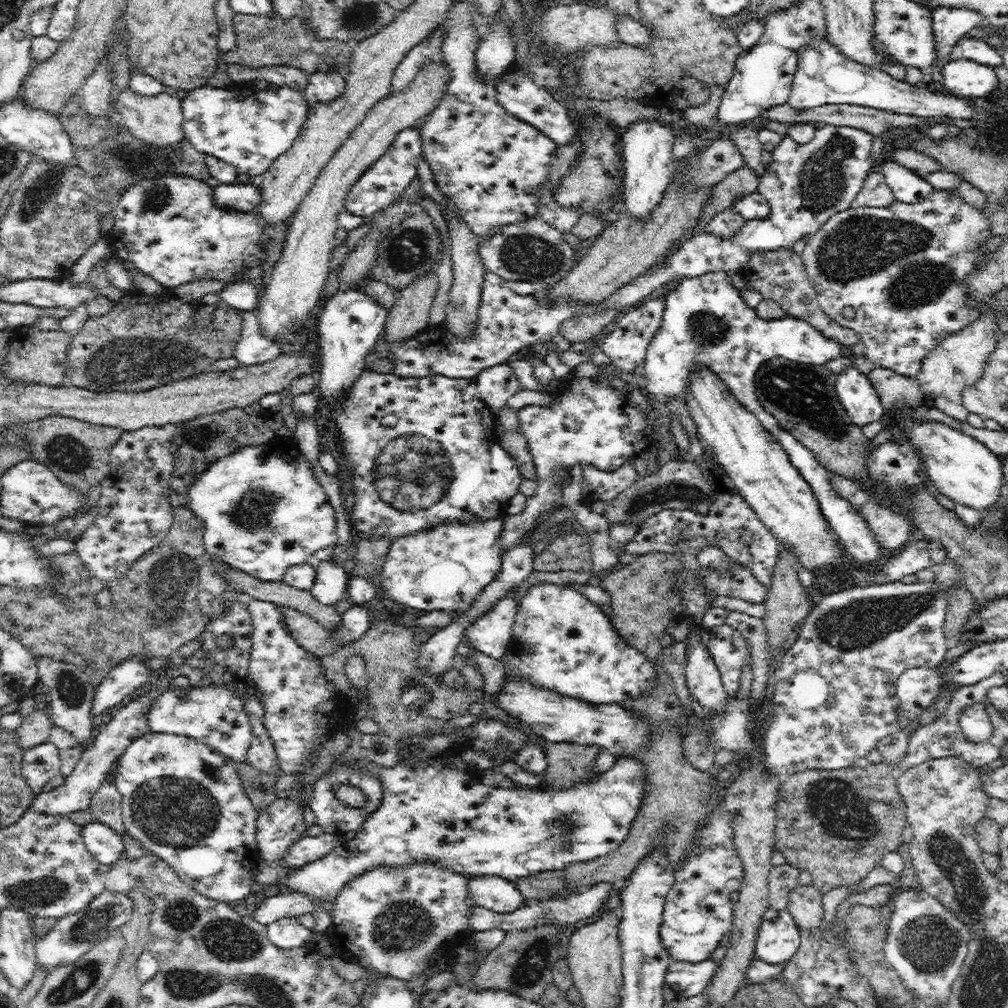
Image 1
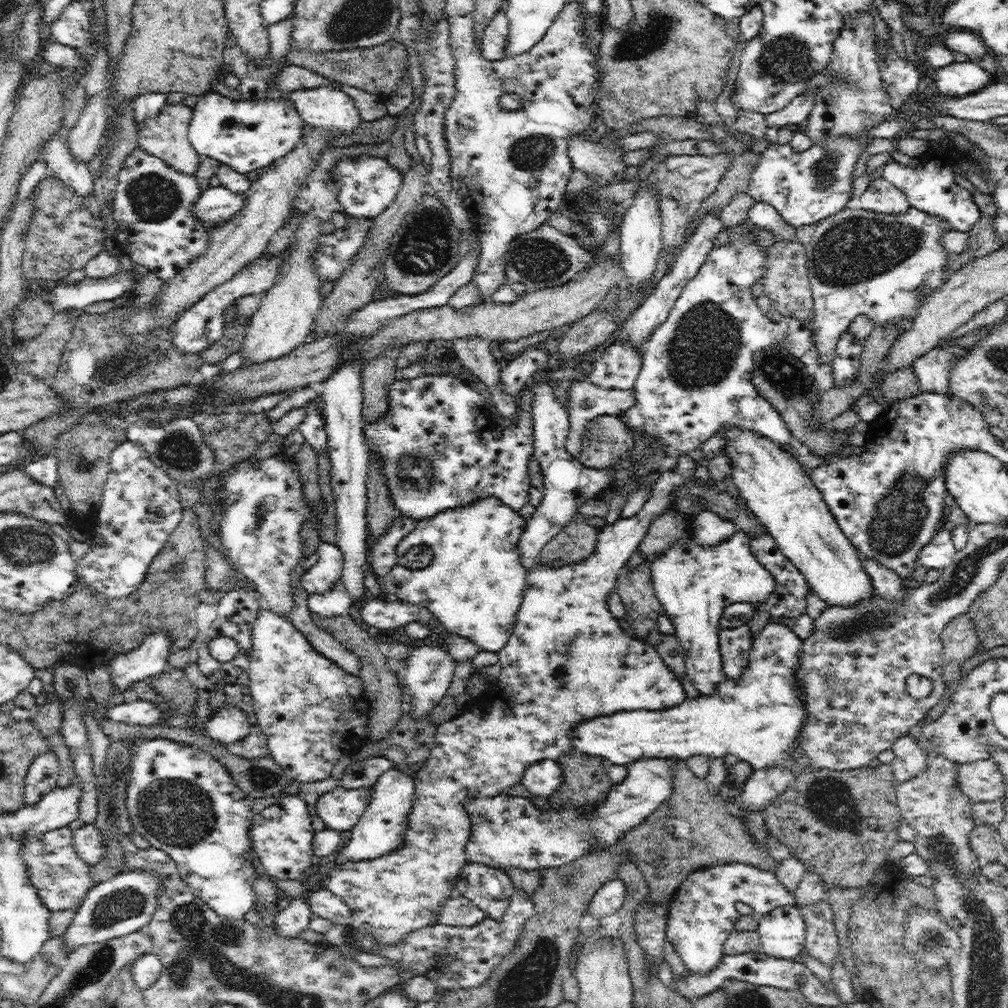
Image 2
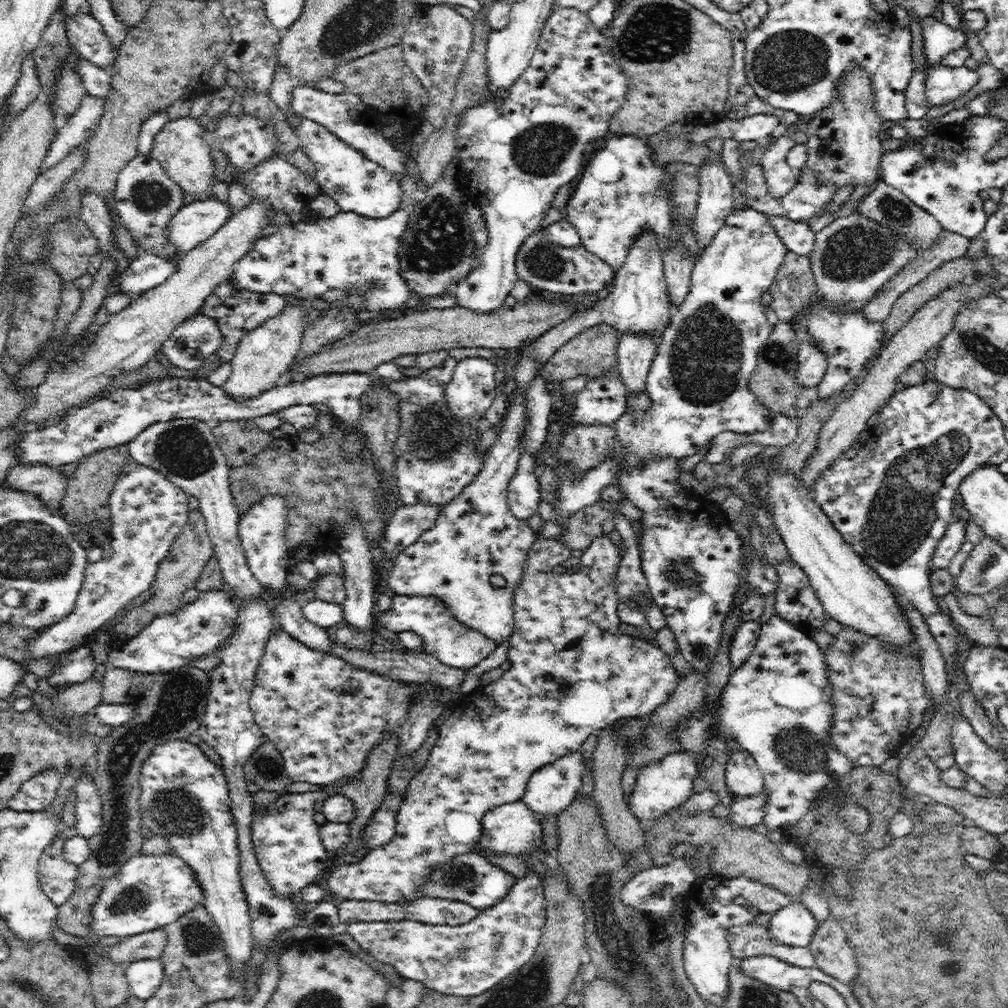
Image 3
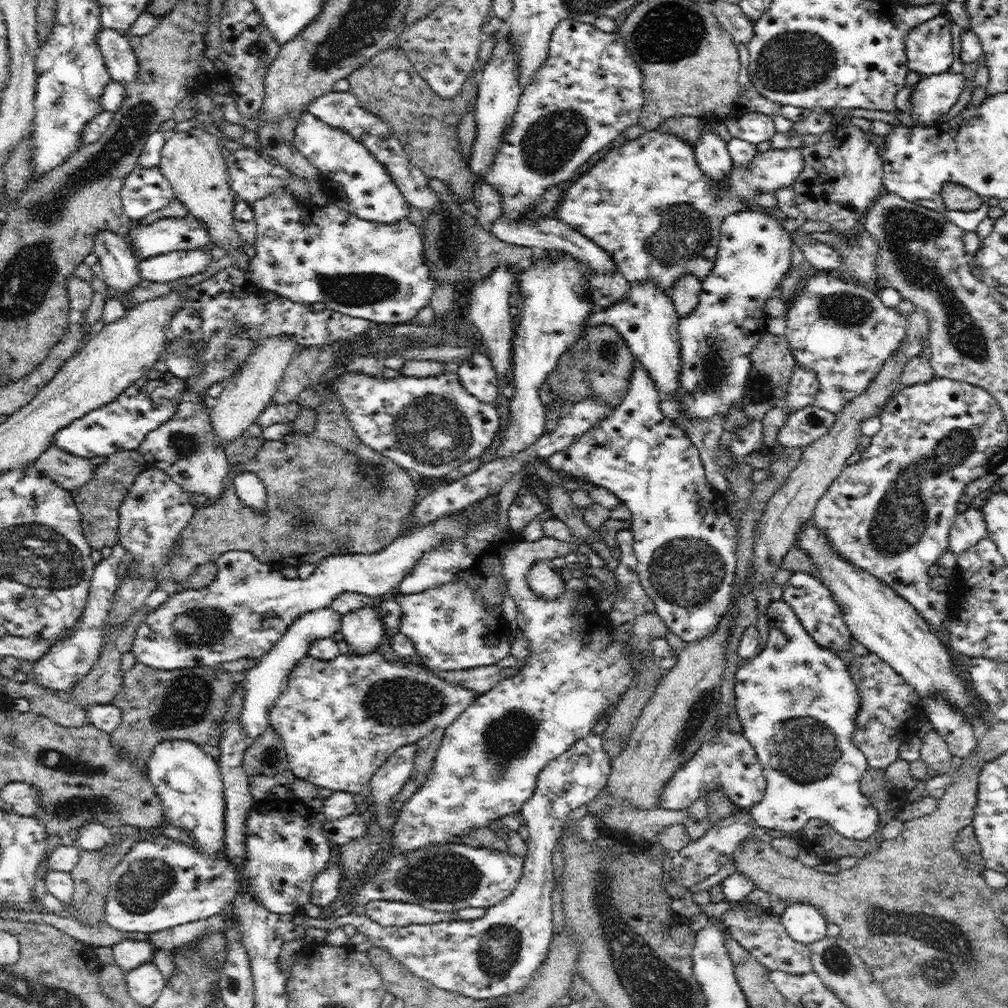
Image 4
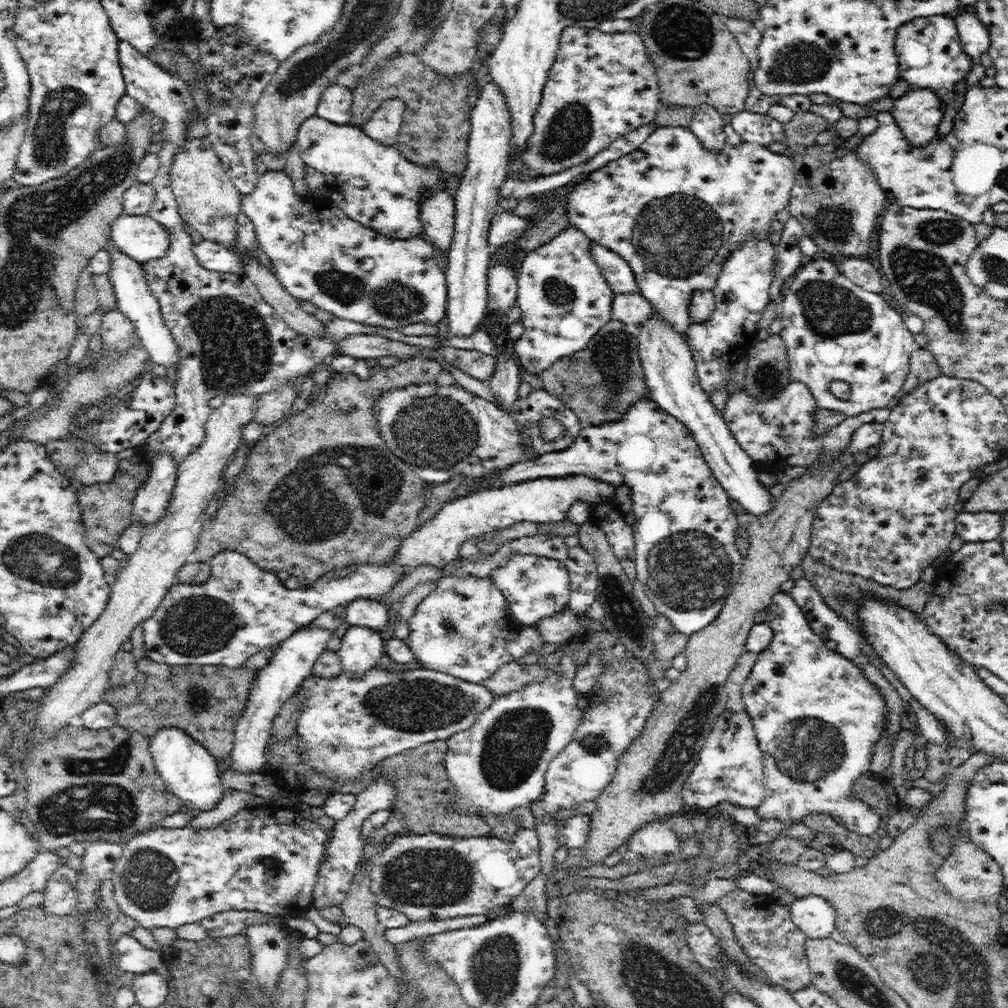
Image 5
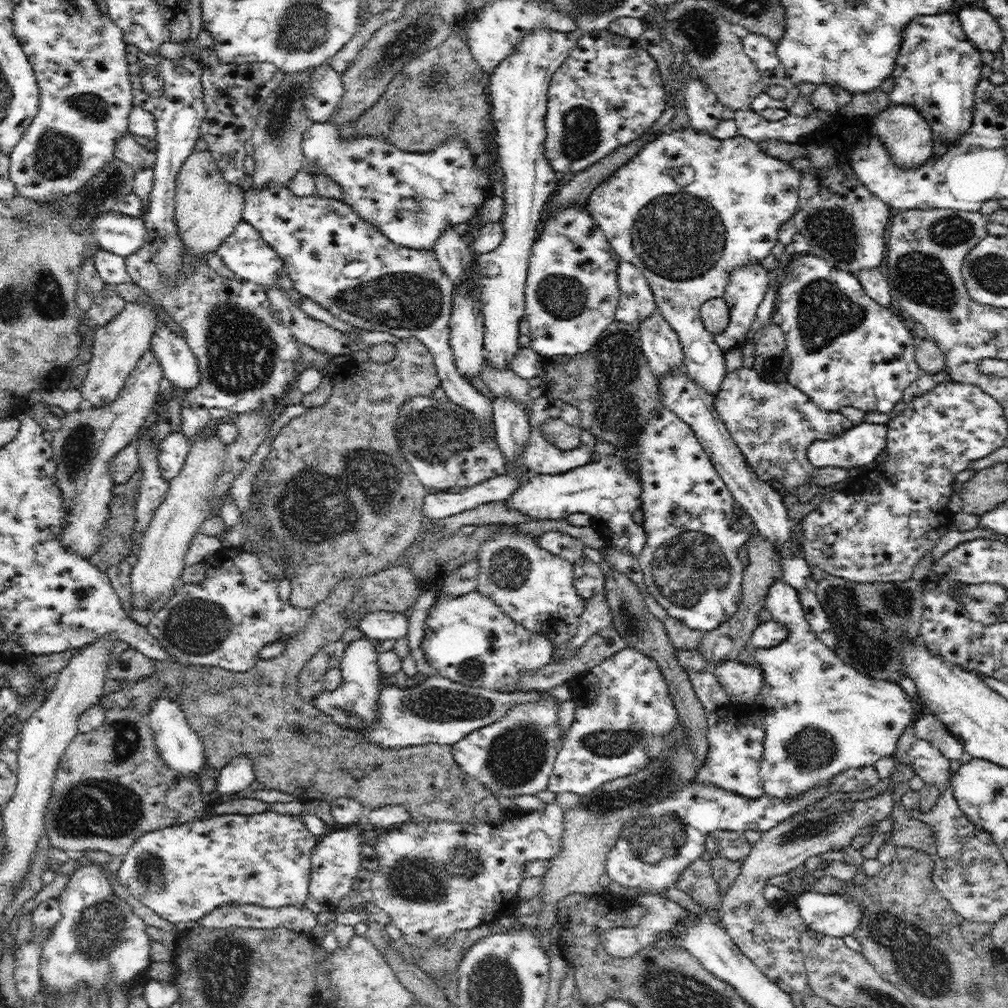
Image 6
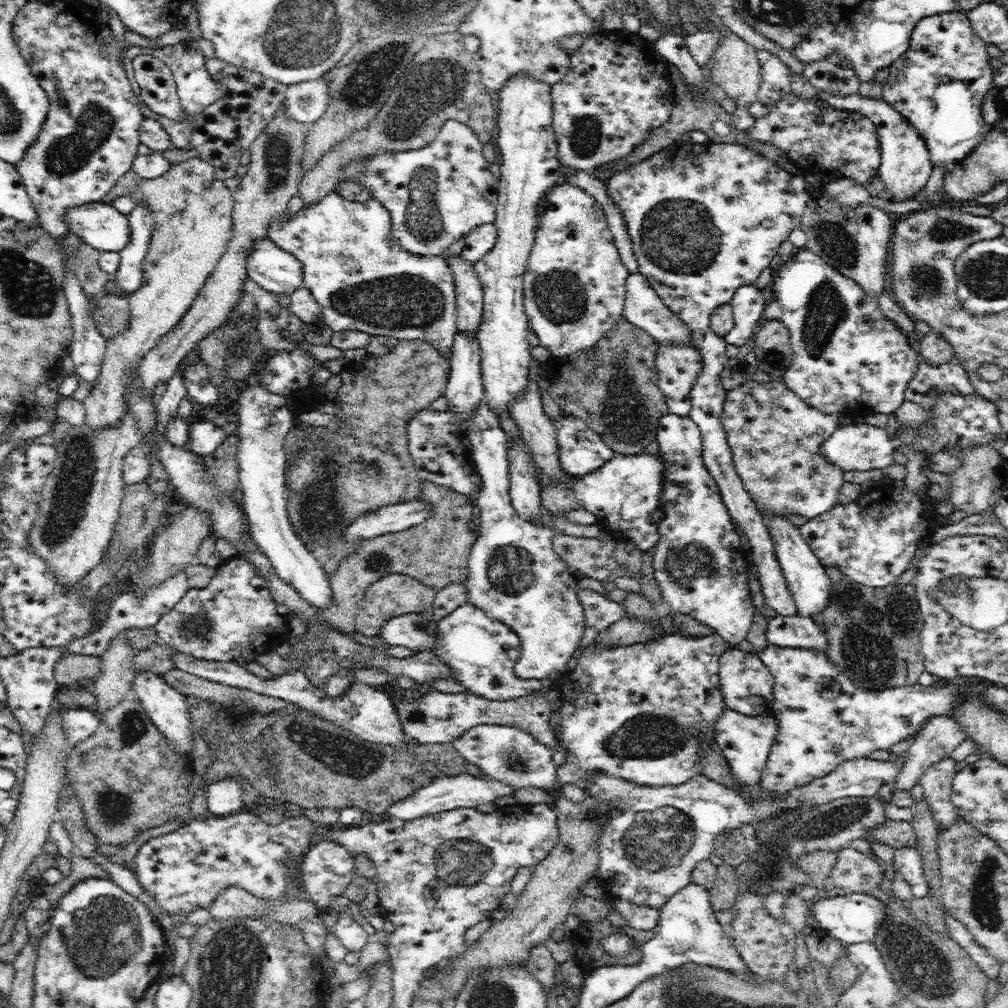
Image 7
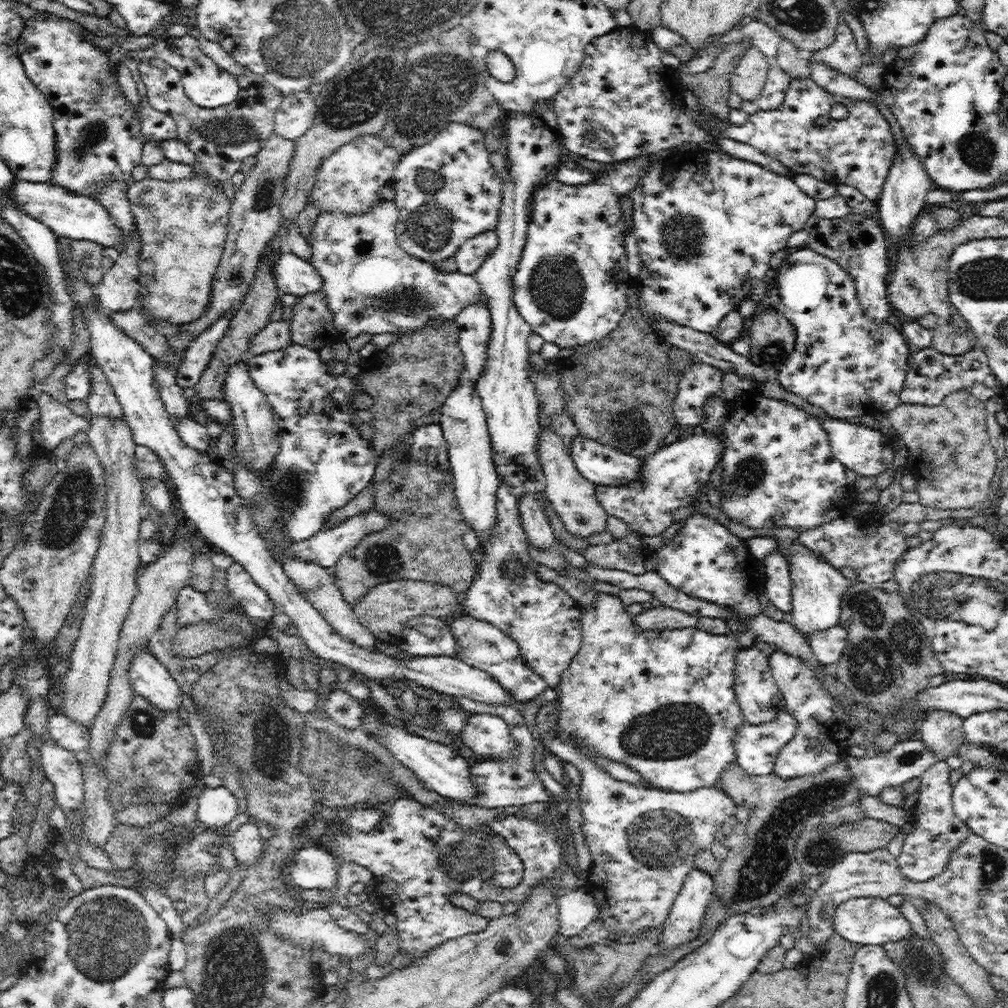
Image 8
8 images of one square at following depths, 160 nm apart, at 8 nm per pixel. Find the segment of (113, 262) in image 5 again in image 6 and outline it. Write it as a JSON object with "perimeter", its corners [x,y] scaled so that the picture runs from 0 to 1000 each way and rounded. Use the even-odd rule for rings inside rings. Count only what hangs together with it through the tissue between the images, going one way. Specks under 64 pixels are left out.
{"perimeter":[[[158,318],[149,347],[159,359],[162,374],[169,377],[175,386],[192,387],[198,381],[199,370],[186,338],[173,331],[169,325]]]}

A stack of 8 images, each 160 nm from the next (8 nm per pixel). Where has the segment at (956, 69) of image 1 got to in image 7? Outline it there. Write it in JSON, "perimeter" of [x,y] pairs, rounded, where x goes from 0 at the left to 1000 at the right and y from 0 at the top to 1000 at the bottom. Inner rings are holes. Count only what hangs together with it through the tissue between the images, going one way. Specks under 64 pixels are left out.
{"perimeter":[[[813,91],[813,98],[818,99],[822,105],[831,109],[851,110],[869,124],[874,147],[872,176],[875,178],[880,196],[884,200],[899,200],[919,185],[926,166],[920,143],[913,132],[903,123],[903,120],[887,109],[887,106],[876,98],[858,97],[851,91],[839,95],[839,97],[831,97]]]}

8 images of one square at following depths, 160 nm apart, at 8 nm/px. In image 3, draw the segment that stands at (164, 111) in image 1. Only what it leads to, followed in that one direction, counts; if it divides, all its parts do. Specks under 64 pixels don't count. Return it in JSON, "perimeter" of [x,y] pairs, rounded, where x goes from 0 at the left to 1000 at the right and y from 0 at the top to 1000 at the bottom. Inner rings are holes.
{"perimeter":[[[188,115],[165,121],[163,127],[155,133],[149,155],[154,157],[182,190],[190,193],[191,198],[204,198],[210,194],[212,185],[217,178],[212,176],[212,158],[210,148],[202,142],[202,128],[196,118]]]}

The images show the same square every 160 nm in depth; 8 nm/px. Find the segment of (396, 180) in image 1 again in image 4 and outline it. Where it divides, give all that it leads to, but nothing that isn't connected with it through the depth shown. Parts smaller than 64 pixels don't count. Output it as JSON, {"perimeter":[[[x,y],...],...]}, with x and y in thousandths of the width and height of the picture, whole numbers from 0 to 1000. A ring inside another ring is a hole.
{"perimeter":[[[306,109],[299,112],[295,118],[292,144],[304,156],[304,159],[315,168],[315,180],[318,188],[325,194],[325,200],[331,201],[339,208],[359,218],[389,222],[389,220],[399,219],[404,216],[406,201],[402,194],[389,179],[389,174],[383,170],[381,162],[373,159],[373,156],[361,146],[361,143],[355,141],[347,132],[323,123],[317,116],[312,115]]]}

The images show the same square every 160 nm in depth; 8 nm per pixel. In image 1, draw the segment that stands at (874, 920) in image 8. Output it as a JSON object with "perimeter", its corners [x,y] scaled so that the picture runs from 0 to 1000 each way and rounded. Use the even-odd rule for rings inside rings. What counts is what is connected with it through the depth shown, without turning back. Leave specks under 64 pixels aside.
{"perimeter":[[[762,901],[751,925],[749,949],[765,957],[782,954],[794,938],[794,926],[792,923],[791,916],[781,902],[772,905],[768,901]]]}

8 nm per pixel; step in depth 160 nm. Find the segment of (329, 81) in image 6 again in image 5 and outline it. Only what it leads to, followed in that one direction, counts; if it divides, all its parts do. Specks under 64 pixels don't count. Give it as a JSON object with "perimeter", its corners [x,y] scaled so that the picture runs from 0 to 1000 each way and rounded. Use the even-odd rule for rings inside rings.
{"perimeter":[[[331,80],[321,89],[313,114],[336,124],[345,124],[350,100],[350,89]]]}

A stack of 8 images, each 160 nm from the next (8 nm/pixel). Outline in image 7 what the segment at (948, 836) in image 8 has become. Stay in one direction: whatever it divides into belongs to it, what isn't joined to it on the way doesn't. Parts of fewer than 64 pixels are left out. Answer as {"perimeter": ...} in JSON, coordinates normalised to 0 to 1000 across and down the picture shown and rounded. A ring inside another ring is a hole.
{"perimeter":[[[943,751],[935,752],[933,756],[921,760],[912,775],[916,792],[932,821],[942,821],[952,812],[942,793],[944,776],[949,768],[946,758]],[[899,839],[899,841],[889,842],[887,851],[886,857],[904,879],[906,890],[918,890],[920,888],[920,880],[917,858],[915,858],[915,850],[910,843],[910,839]]]}

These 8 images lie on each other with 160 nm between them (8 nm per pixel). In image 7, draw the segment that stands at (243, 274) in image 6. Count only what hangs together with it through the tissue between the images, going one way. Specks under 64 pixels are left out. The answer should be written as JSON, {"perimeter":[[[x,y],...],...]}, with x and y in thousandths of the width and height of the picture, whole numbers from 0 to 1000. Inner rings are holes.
{"perimeter":[[[266,235],[256,238],[244,258],[244,270],[268,291],[288,293],[301,284],[300,260],[280,248]]]}

